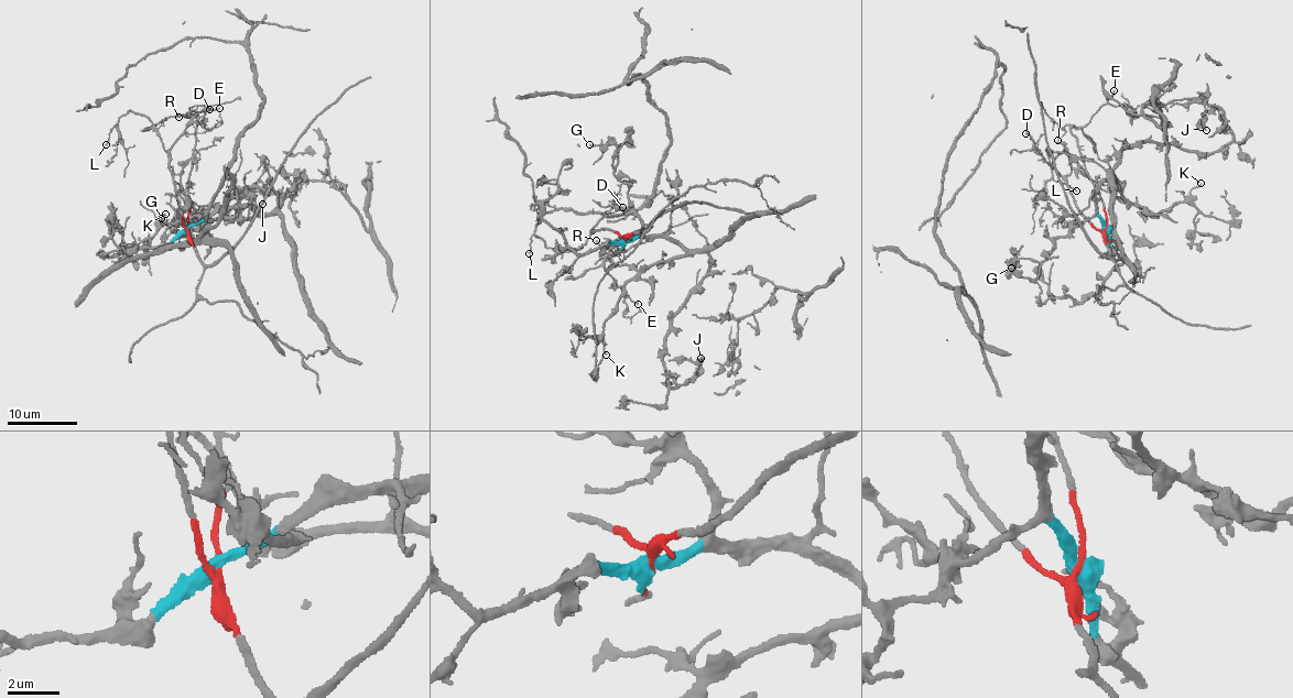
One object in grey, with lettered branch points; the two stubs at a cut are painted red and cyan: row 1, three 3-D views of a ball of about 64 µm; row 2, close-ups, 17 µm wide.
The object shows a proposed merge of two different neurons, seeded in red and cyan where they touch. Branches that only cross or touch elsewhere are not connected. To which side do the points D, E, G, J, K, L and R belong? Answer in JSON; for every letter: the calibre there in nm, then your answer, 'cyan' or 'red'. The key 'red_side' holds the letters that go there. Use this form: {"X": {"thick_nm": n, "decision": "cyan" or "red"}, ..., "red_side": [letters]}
{"D": {"thick_nm": 130, "decision": "red"}, "E": {"thick_nm": 90, "decision": "red"}, "G": {"thick_nm": 150, "decision": "cyan"}, "J": {"thick_nm": 180, "decision": "cyan"}, "K": {"thick_nm": 110, "decision": "cyan"}, "L": {"thick_nm": 120, "decision": "red"}, "R": {"thick_nm": 110, "decision": "red"}, "red_side": ["D", "E", "L", "R"]}

